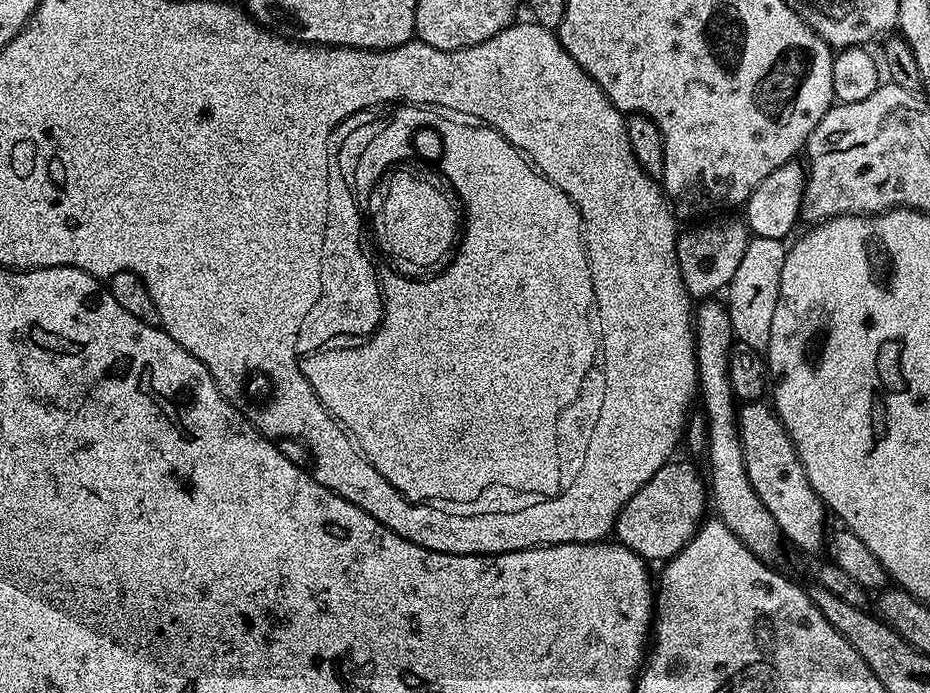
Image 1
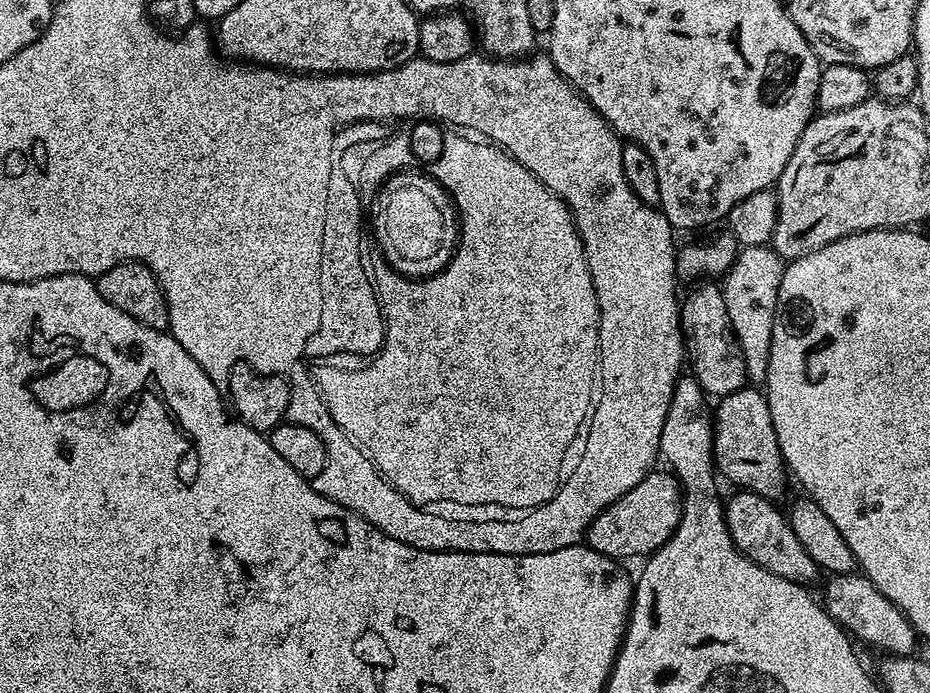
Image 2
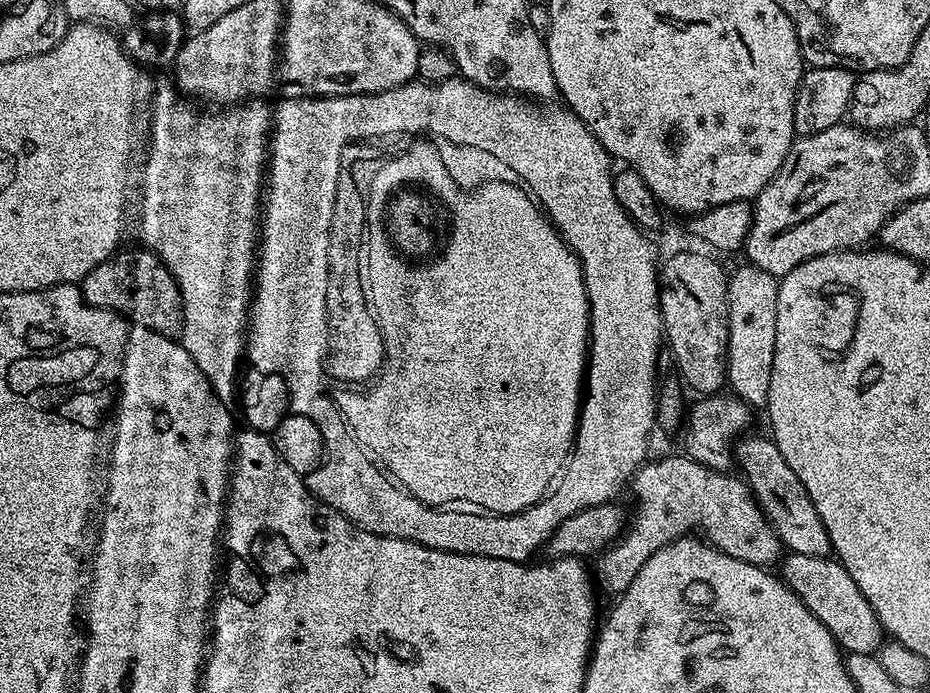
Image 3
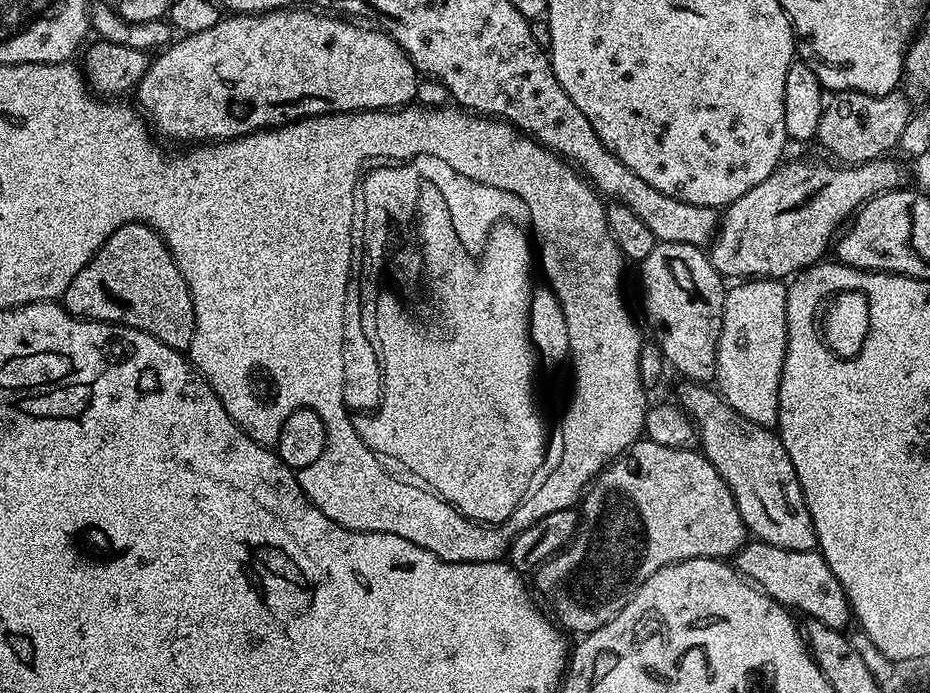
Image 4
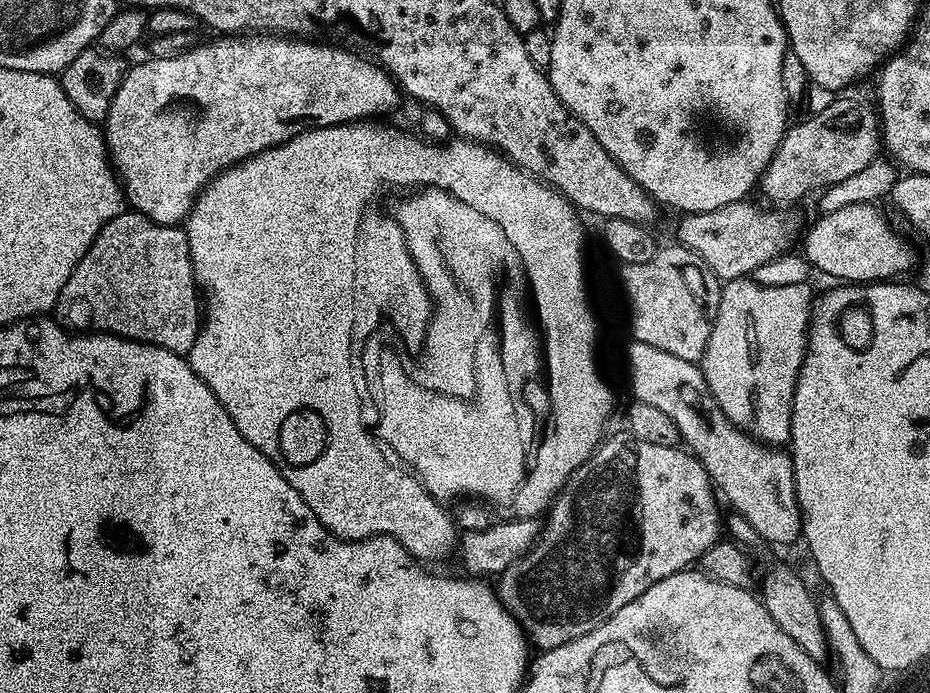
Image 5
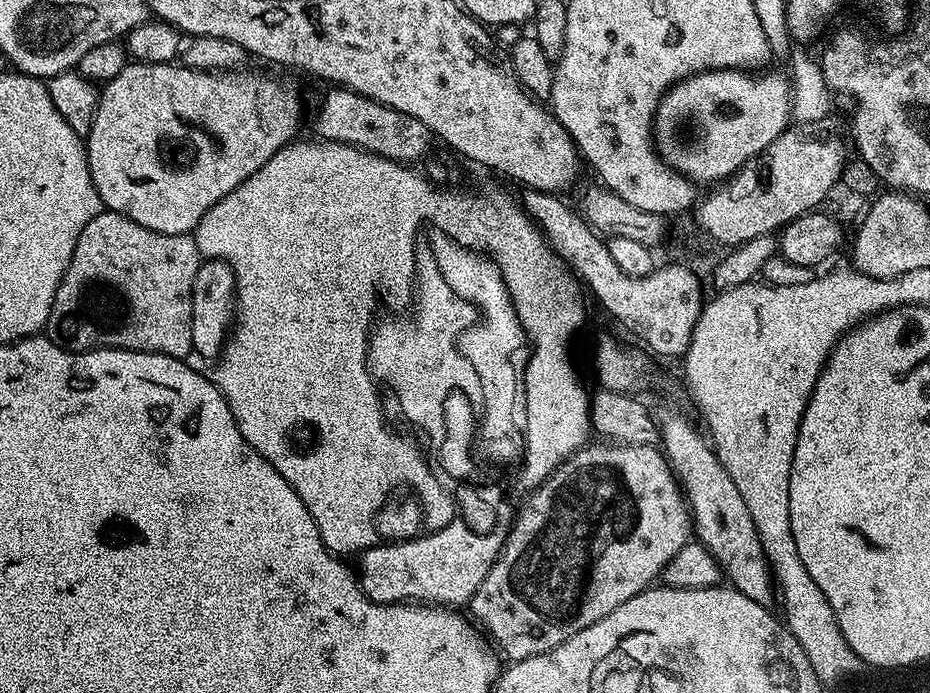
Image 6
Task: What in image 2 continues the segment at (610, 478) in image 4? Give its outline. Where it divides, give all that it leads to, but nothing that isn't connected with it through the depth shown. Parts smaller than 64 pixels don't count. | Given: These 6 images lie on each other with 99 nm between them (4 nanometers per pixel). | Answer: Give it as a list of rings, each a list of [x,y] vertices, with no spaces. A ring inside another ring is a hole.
[[[743,490],[735,493],[737,496],[727,501],[724,509],[724,521],[728,523],[728,533],[734,542],[734,546],[750,562],[754,562],[757,568],[770,574],[778,574],[778,578],[792,580],[796,584],[812,586],[822,570],[806,554],[802,542],[794,538],[794,530],[788,525],[788,517],[783,511],[776,509],[773,501],[762,498],[753,492]]]

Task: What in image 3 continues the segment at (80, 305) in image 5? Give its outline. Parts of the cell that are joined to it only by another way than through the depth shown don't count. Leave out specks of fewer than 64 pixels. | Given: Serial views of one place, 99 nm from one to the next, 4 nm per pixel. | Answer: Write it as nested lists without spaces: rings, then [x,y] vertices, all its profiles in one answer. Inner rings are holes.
[[[128,246],[118,250],[106,262],[94,266],[90,274],[79,281],[84,300],[95,308],[117,312],[131,322],[163,336],[179,337],[184,321],[182,298],[170,270],[147,248]]]

